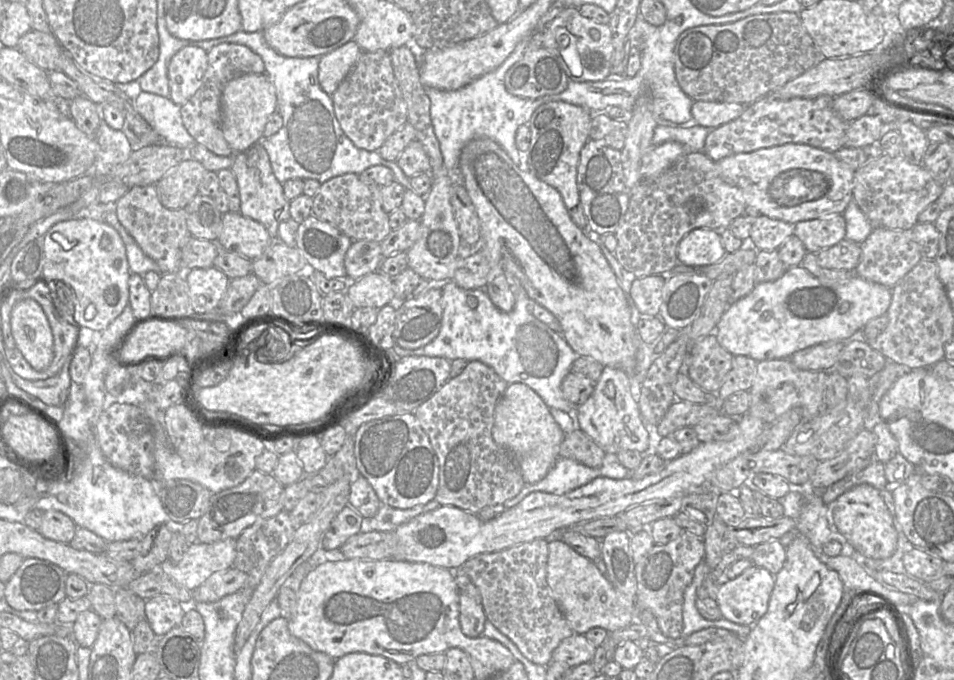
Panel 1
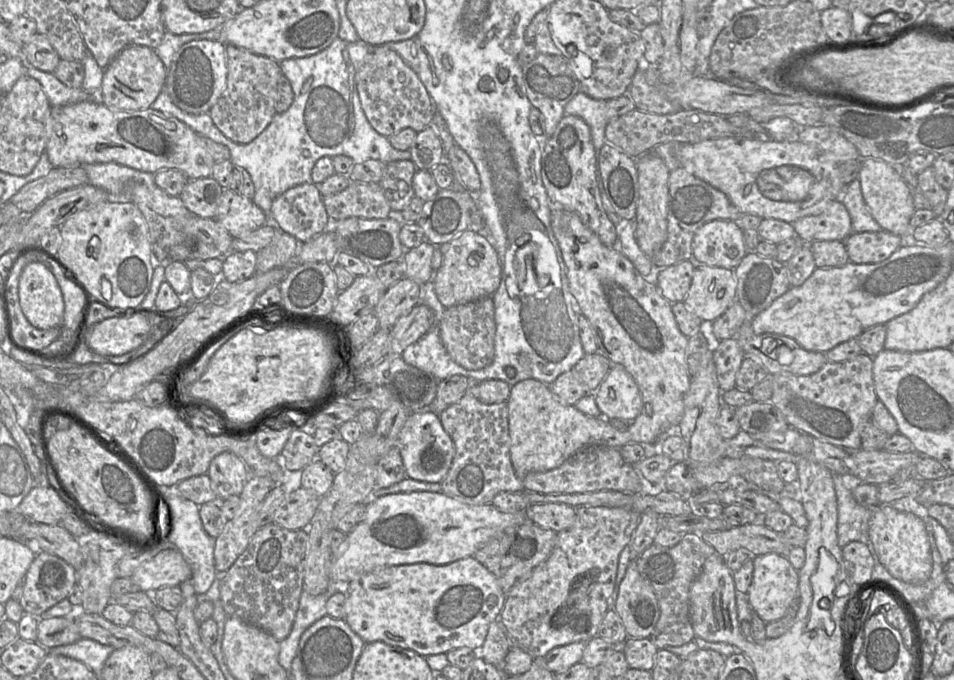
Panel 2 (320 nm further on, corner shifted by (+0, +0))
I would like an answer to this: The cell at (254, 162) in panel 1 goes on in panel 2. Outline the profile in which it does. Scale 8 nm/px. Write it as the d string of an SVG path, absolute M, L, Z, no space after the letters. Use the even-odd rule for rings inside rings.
M304 183L295 186L274 199L270 220L282 232L306 243L329 229L331 220L318 186Z

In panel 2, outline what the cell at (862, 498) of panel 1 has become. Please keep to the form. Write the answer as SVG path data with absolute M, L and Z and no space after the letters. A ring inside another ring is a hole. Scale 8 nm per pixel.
M890 505L868 509L871 509L869 538L883 567L891 576L902 582L912 585L926 583L933 571L933 560L924 521L910 512L897 510Z

